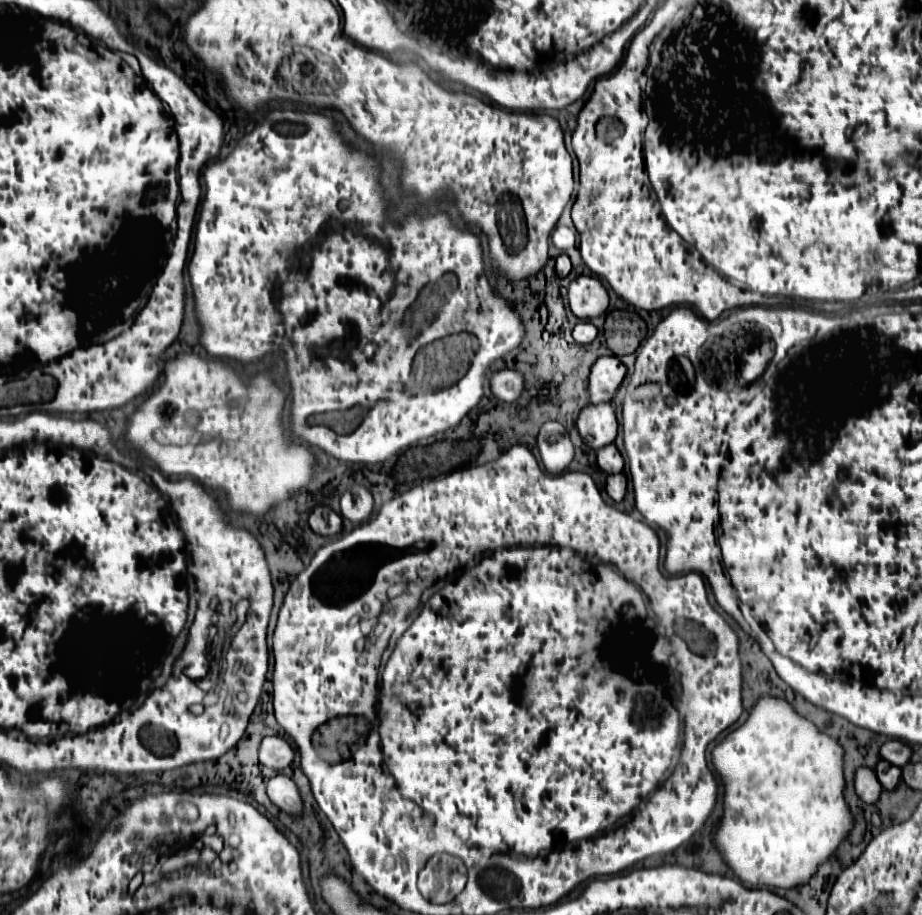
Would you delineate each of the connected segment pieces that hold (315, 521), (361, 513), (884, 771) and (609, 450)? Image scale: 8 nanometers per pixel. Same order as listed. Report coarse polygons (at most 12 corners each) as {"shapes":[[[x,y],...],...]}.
{"shapes":[[[318,505],[310,527],[332,537],[342,531],[342,517],[330,507]],[[352,485],[340,499],[342,517],[364,523],[374,511],[368,489]],[[880,761],[876,777],[884,789],[900,783],[902,771],[888,761]],[[616,445],[598,451],[598,465],[604,473],[620,473],[624,459]]]}

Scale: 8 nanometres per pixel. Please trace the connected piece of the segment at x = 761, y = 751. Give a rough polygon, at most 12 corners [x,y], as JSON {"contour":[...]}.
{"contour":[[780,697],[714,747],[714,847],[808,885],[854,827],[844,747]]}

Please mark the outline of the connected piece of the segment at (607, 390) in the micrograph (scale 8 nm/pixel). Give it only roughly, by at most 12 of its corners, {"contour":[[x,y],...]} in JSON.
{"contour":[[600,357],[588,385],[592,405],[612,401],[626,367]]}

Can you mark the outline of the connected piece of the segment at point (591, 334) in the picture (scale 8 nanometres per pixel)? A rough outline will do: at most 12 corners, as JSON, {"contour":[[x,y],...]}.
{"contour":[[580,321],[574,327],[578,343],[592,343],[596,327],[590,321]]}

